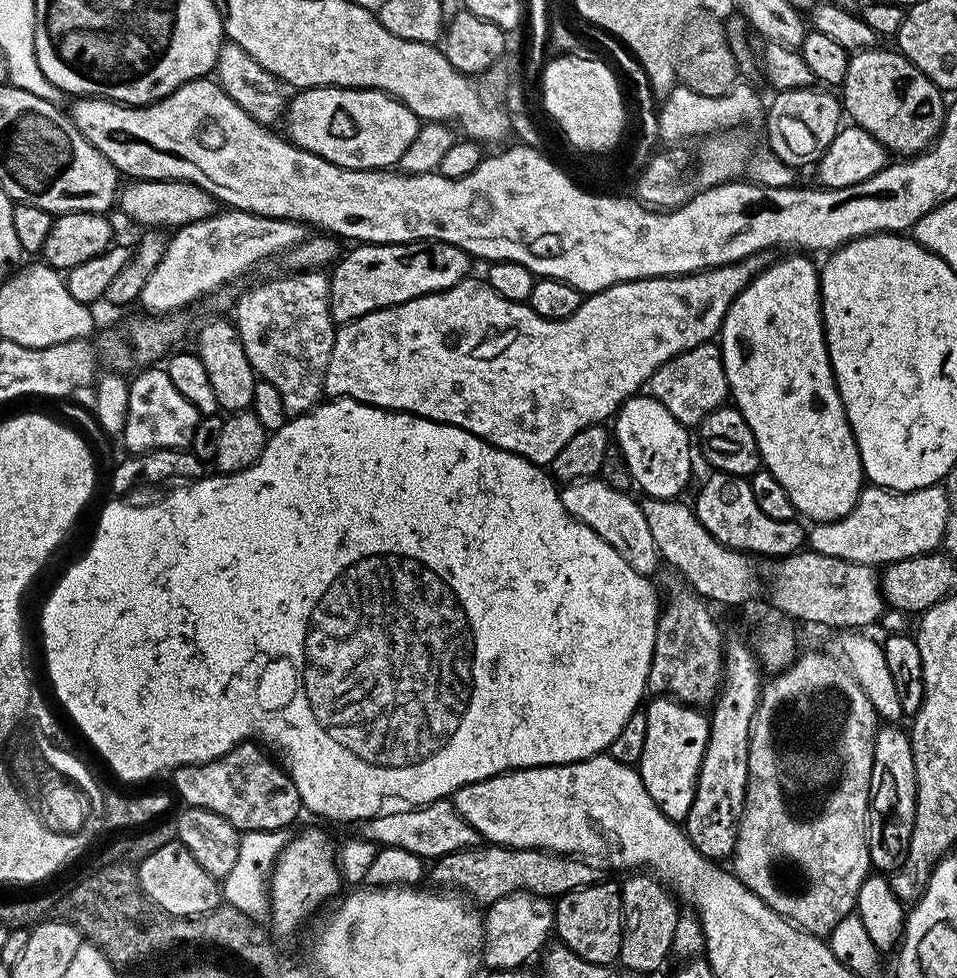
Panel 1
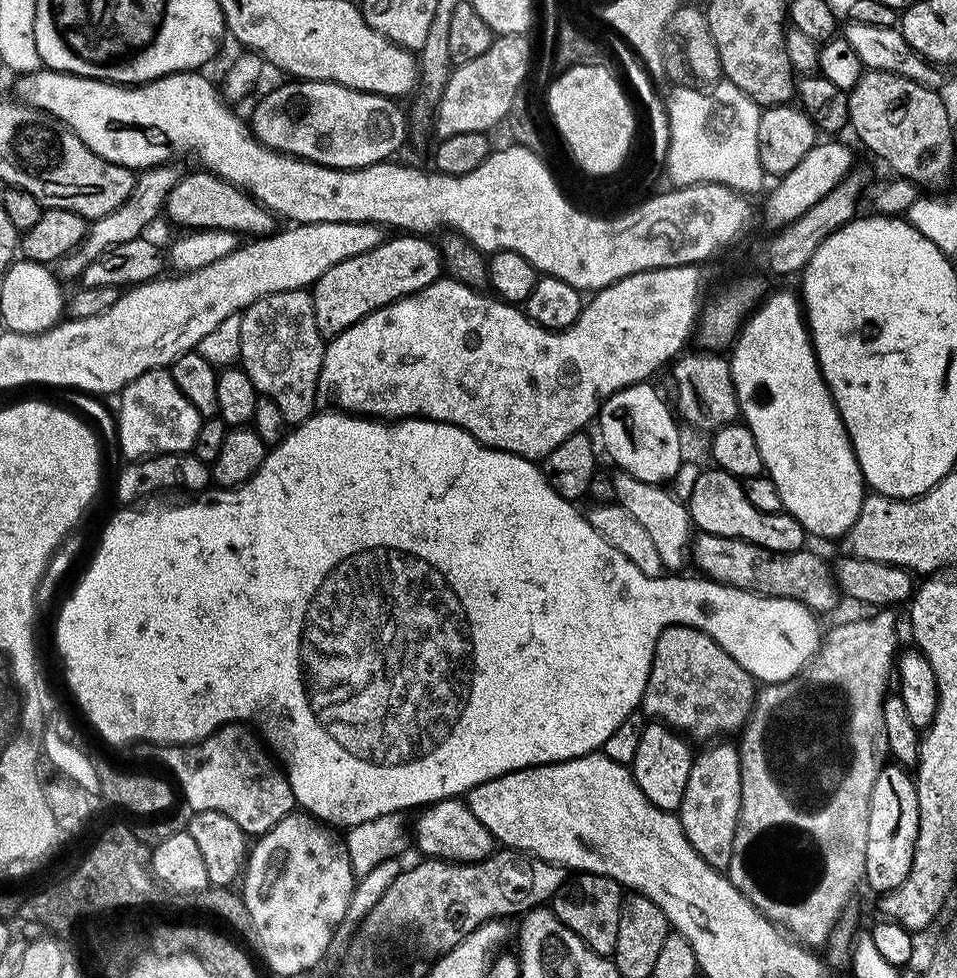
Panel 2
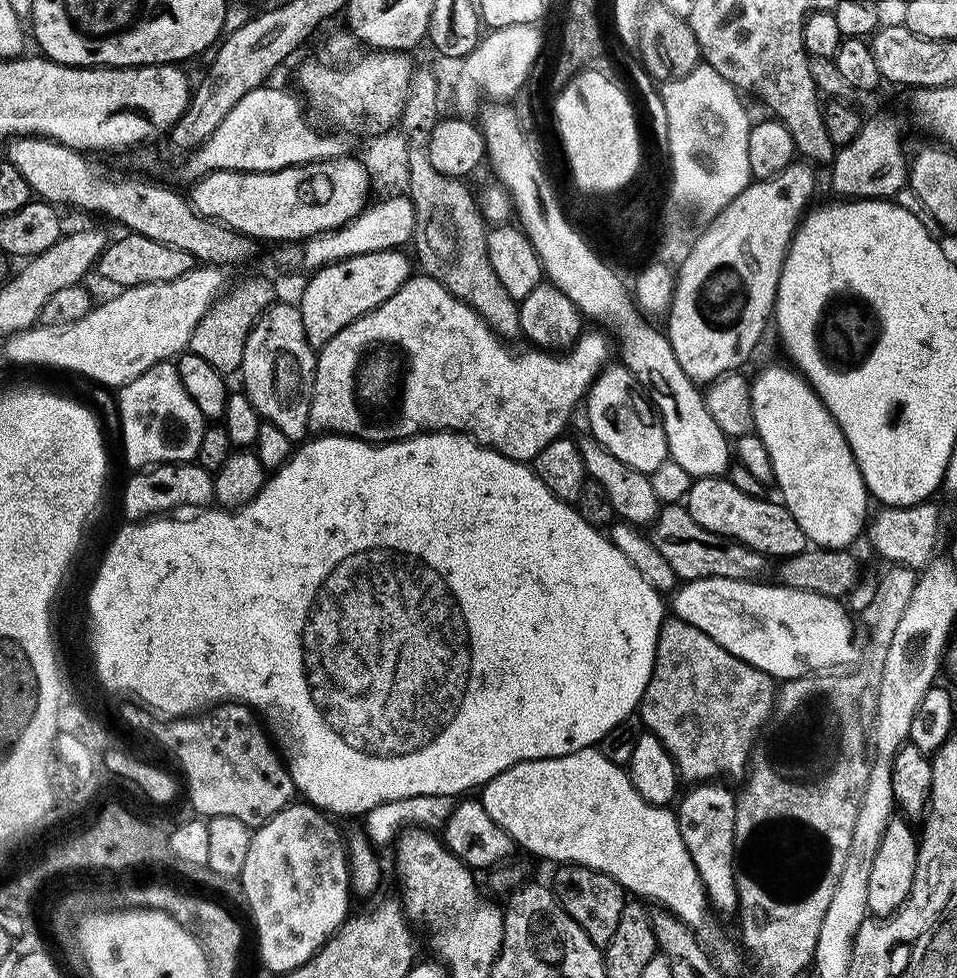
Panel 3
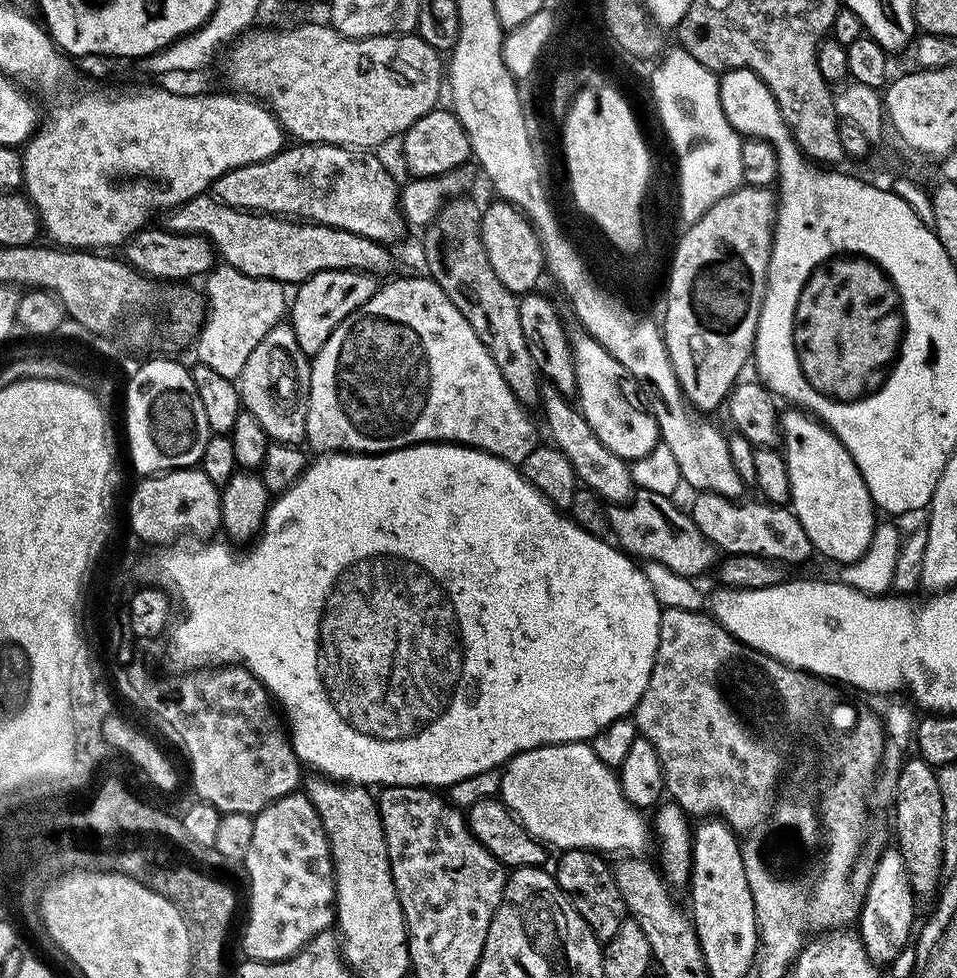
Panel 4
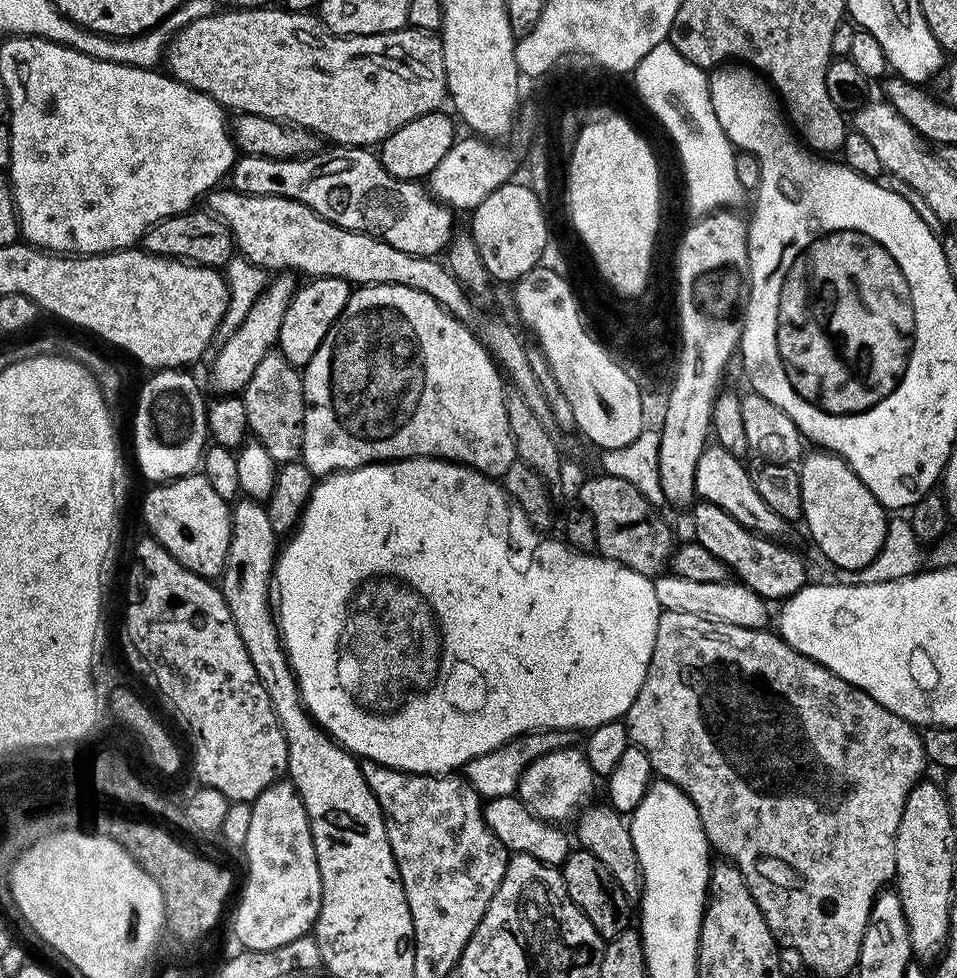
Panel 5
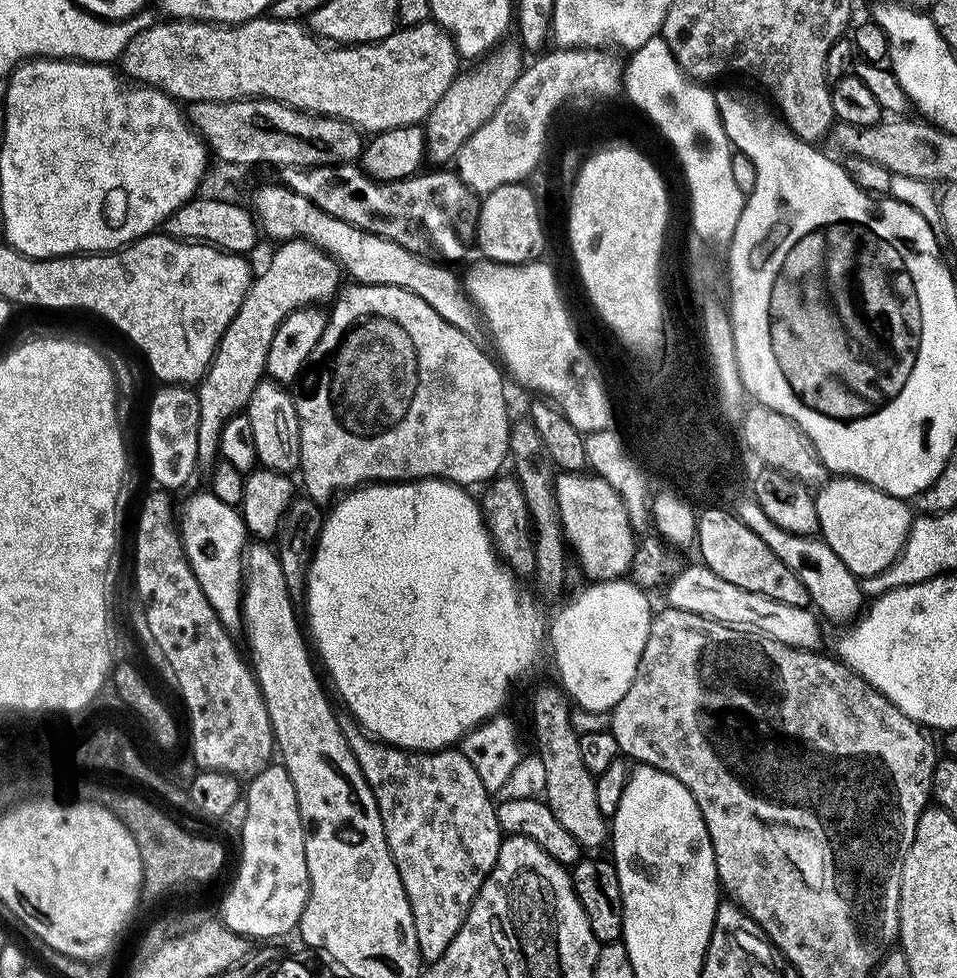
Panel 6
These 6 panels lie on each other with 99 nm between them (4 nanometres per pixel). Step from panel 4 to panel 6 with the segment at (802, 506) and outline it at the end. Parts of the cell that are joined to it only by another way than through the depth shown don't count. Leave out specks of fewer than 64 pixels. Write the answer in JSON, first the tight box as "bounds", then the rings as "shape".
{"bounds":[815,476,914,577],"shape":[[[836,476],[819,485],[815,498],[819,535],[856,577],[878,574],[899,558],[914,519],[907,499],[886,494],[851,476]]]}

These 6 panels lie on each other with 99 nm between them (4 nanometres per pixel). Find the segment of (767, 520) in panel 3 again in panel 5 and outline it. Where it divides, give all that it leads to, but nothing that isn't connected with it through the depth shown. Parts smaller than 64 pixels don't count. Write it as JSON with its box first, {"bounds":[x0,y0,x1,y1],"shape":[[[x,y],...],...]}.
{"bounds":[692,502,810,602],"shape":[[[700,502],[692,510],[692,520],[696,523],[695,543],[706,546],[706,550],[710,550],[714,558],[721,560],[739,583],[754,590],[763,600],[769,602],[789,600],[791,596],[801,592],[805,584],[809,583],[810,576],[804,569],[803,558],[798,553],[783,548],[783,543],[769,540],[767,536],[760,536],[756,532],[746,530],[746,526],[730,518],[726,510],[713,504]]]}

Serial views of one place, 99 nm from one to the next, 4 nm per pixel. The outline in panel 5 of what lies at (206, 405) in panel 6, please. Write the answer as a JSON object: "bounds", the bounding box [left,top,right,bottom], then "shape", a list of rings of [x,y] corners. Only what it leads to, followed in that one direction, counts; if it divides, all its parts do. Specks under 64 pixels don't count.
{"bounds":[212,274,298,397],"shape":[[[292,274],[273,275],[242,324],[223,337],[224,345],[215,349],[216,357],[212,360],[212,388],[216,394],[225,397],[243,393],[250,378],[254,378],[254,370],[258,370],[258,362],[262,362],[262,358],[277,347],[286,306],[290,306],[292,295],[298,287],[295,279],[297,277]]]}

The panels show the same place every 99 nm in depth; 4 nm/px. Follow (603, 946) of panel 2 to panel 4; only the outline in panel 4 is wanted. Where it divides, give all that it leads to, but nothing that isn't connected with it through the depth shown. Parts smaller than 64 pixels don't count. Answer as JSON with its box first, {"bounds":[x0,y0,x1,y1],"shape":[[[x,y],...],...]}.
{"bounds":[554,848,626,942],"shape":[[[569,848],[561,851],[556,860],[554,875],[562,894],[578,910],[578,914],[590,926],[590,930],[601,942],[607,942],[618,934],[618,926],[626,919],[622,893],[618,891],[618,882],[612,873],[613,865],[607,864],[599,852],[587,848]]]}

